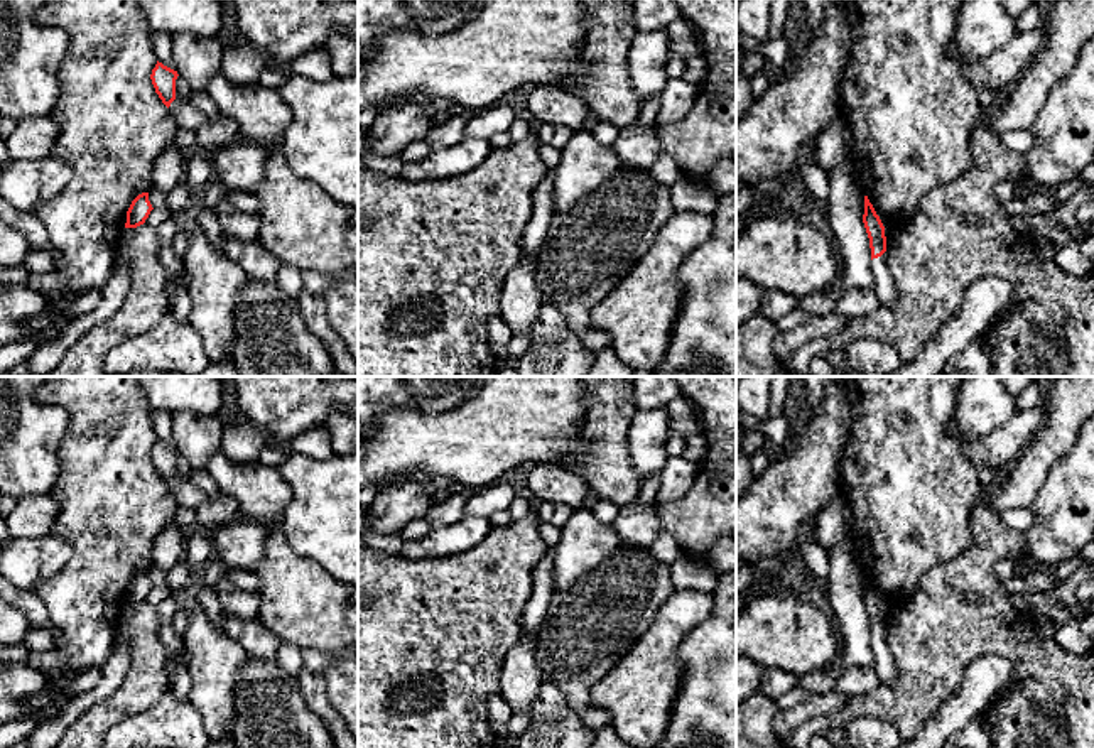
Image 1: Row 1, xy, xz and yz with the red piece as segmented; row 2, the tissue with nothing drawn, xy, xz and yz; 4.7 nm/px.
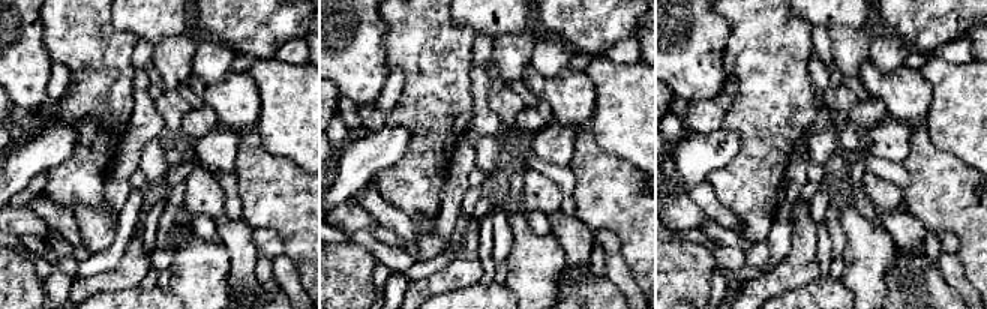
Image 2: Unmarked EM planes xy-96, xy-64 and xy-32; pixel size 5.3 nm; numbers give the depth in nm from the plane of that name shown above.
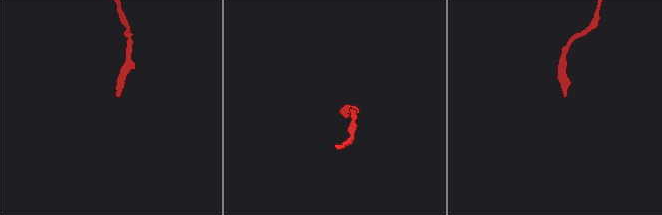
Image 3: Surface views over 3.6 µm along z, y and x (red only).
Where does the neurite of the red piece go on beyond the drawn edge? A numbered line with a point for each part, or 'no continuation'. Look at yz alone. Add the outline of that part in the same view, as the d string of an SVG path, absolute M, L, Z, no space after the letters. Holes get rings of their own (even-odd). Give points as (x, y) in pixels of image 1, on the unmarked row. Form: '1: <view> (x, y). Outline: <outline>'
1: yz (885, 666). Outline: M886 631L871 638L871 647L875 653L875 670L880 677L880 684L895 686L898 677L898 669L893 653L886 643Z

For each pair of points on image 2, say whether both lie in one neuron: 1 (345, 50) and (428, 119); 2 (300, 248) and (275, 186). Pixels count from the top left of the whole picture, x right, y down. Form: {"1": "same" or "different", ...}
{"1": "different", "2": "same"}

